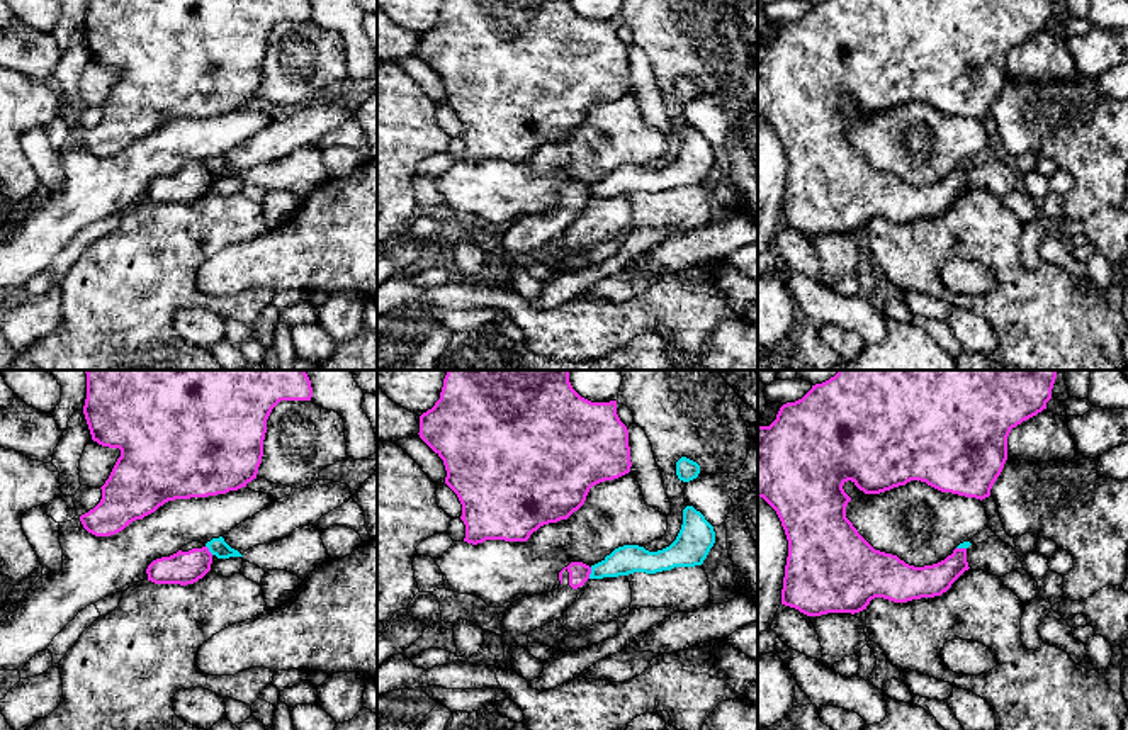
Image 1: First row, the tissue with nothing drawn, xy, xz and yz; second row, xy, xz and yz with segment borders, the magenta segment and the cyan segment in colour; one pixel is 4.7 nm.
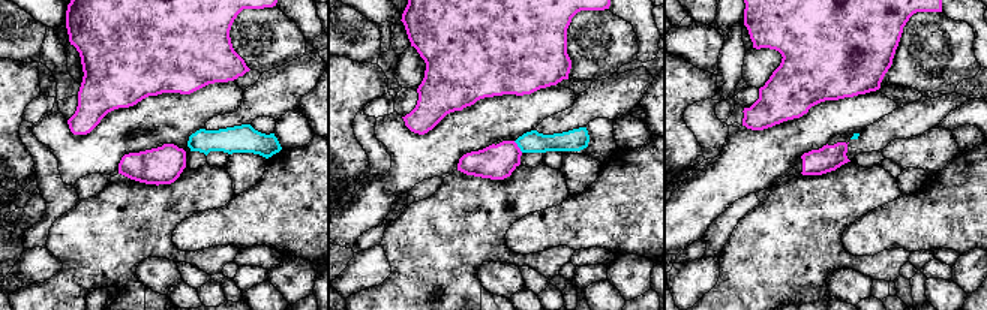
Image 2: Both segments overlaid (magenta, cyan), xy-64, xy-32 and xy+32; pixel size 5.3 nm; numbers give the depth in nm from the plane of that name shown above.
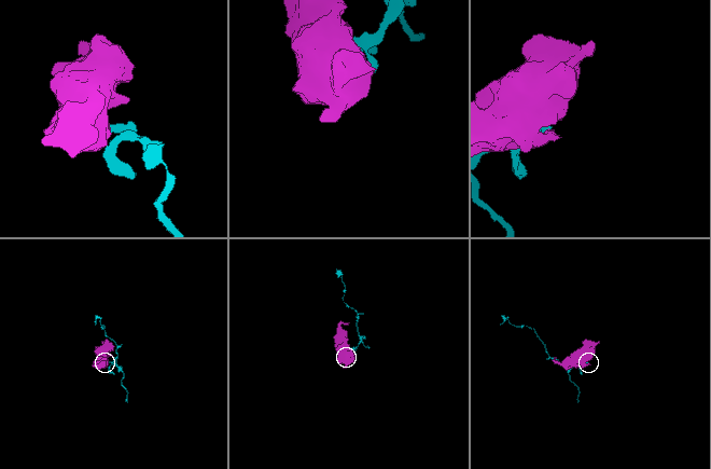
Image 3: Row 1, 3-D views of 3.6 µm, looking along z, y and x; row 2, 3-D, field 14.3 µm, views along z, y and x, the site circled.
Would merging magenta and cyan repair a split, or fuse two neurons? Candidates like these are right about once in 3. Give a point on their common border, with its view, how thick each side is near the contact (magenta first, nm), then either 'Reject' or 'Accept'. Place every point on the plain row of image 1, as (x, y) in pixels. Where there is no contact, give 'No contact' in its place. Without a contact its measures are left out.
Touches magenta at xz (590, 192). Thickness 100 nm (magenta) against 140 nm. Reject

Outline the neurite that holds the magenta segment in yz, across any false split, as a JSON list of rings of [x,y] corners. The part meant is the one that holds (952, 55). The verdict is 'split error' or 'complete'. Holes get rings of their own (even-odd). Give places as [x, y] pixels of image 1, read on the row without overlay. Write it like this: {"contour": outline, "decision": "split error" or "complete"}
{"contour": [[[826,0],[812,5],[802,19],[783,24],[776,39],[770,46],[758,44],[758,117],[763,117],[776,131],[788,160],[781,224],[795,227],[807,236],[821,236],[827,233],[854,234],[866,229],[875,217],[907,222],[946,212],[951,204],[970,188],[967,182],[967,168],[955,168],[945,180],[924,187],[909,185],[897,175],[875,170],[846,138],[846,126],[851,117],[844,112],[843,105],[851,100],[865,114],[880,114],[905,105],[911,100],[921,100],[941,112],[982,121],[990,115],[990,109],[1004,88],[1011,49],[1046,29],[1046,22],[1052,19],[1053,3],[1055,0]]], "decision": "complete"}

